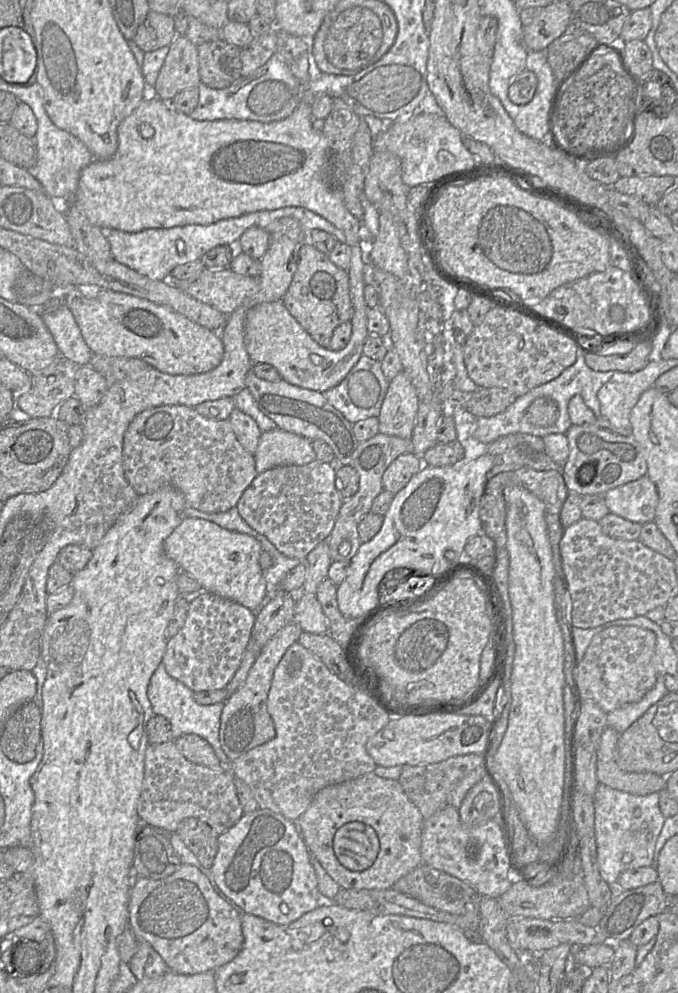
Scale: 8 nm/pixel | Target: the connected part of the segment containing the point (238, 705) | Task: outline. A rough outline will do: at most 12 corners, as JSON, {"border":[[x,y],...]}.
{"border":[[296,621],[261,650],[225,702],[220,744],[230,762],[275,737],[267,711]]}

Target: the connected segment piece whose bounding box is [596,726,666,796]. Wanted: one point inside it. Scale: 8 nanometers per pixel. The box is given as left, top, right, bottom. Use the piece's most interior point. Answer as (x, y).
(608, 772)

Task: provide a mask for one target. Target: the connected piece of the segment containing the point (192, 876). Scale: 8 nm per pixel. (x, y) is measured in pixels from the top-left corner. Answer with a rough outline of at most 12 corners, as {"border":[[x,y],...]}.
{"border":[[199,869],[137,878],[136,939],[178,974],[243,944],[241,914]]}

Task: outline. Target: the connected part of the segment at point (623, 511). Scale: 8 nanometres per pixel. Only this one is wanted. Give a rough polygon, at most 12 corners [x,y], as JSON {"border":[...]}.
{"border":[[648,475],[602,497],[612,514],[654,521],[658,493]]}

